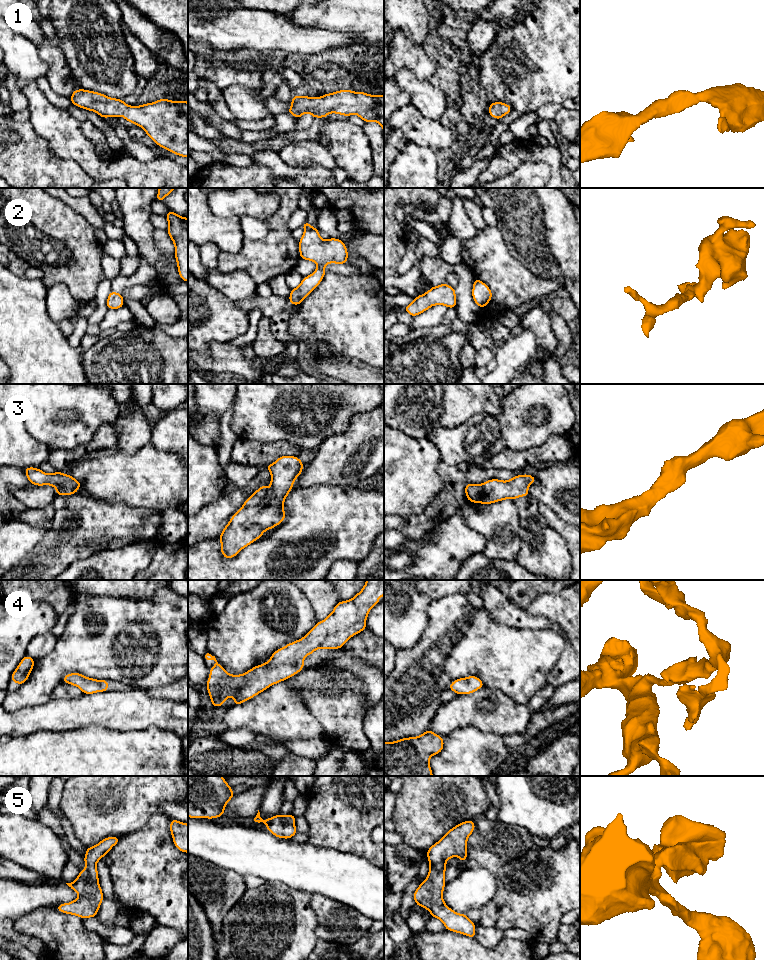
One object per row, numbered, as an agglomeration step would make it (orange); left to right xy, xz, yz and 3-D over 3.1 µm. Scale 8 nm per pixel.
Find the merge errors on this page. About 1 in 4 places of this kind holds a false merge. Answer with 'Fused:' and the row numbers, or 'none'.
Fused: none

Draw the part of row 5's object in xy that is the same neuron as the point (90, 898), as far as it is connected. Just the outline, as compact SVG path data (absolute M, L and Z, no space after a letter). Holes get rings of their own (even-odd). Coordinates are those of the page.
M107 837L97 845L87 848L86 855L84 856L86 868L80 871L75 881L66 883L79 894L79 897L70 903L60 904L55 909L65 914L79 916L83 920L96 917L104 898L98 883L99 878L96 864L119 840L120 837Z

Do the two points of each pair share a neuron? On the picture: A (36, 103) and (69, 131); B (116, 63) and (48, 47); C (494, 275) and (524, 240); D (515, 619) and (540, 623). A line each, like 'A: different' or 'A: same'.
A: same
B: different
C: different
D: same

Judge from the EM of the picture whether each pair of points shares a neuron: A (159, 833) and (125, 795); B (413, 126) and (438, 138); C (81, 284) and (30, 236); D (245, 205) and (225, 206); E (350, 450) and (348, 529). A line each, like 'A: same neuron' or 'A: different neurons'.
A: different neurons
B: same neuron
C: same neuron
D: same neuron
E: different neurons

